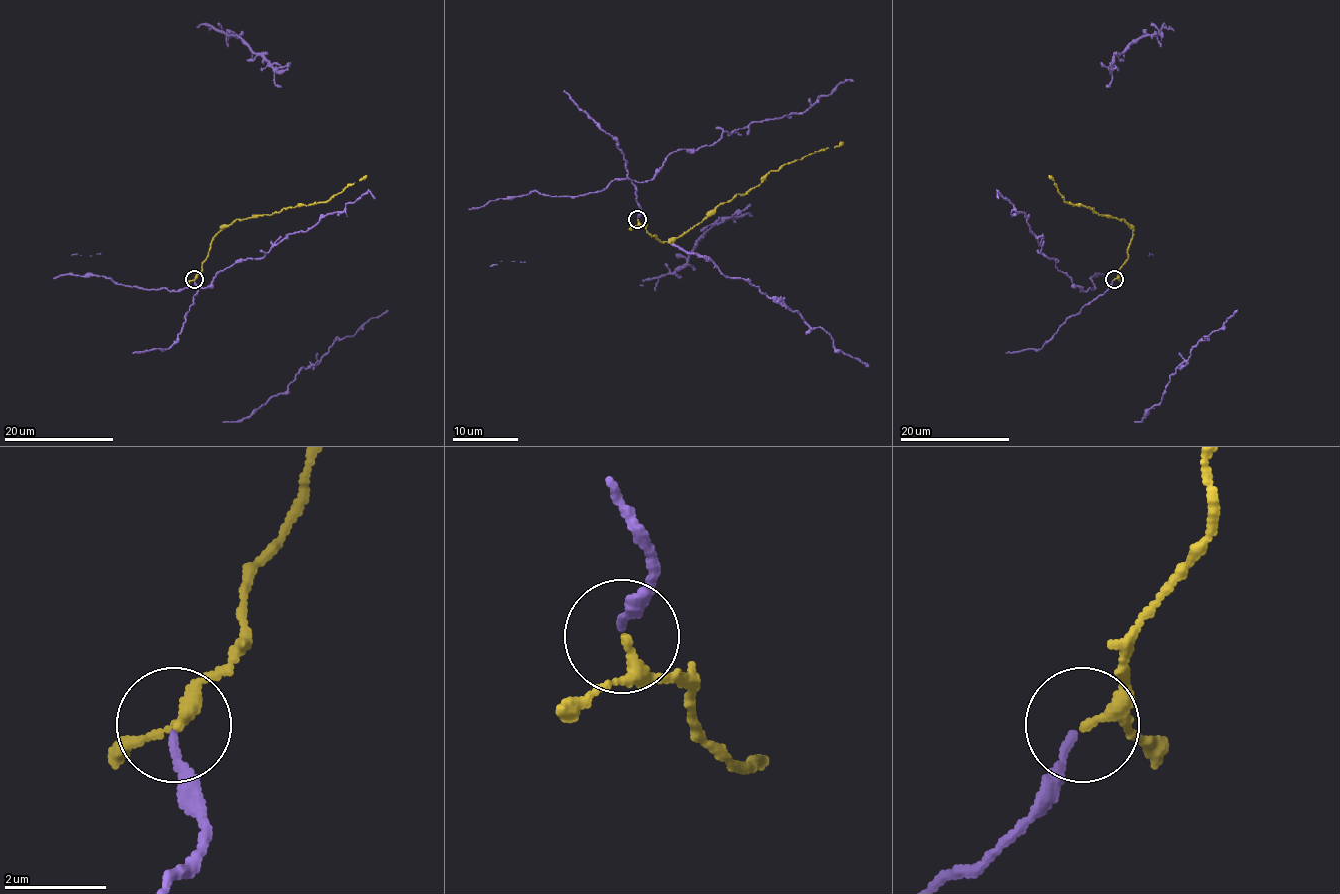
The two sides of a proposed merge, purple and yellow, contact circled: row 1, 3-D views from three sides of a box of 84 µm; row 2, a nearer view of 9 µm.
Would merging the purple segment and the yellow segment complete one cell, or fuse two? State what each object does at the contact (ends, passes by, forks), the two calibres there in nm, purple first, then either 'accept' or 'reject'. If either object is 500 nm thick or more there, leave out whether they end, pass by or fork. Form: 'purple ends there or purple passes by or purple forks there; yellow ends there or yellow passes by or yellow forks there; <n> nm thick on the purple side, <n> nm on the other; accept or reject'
purple ends there; yellow passes by; 160 nm thick on the purple side, 170 nm on the other; accept

